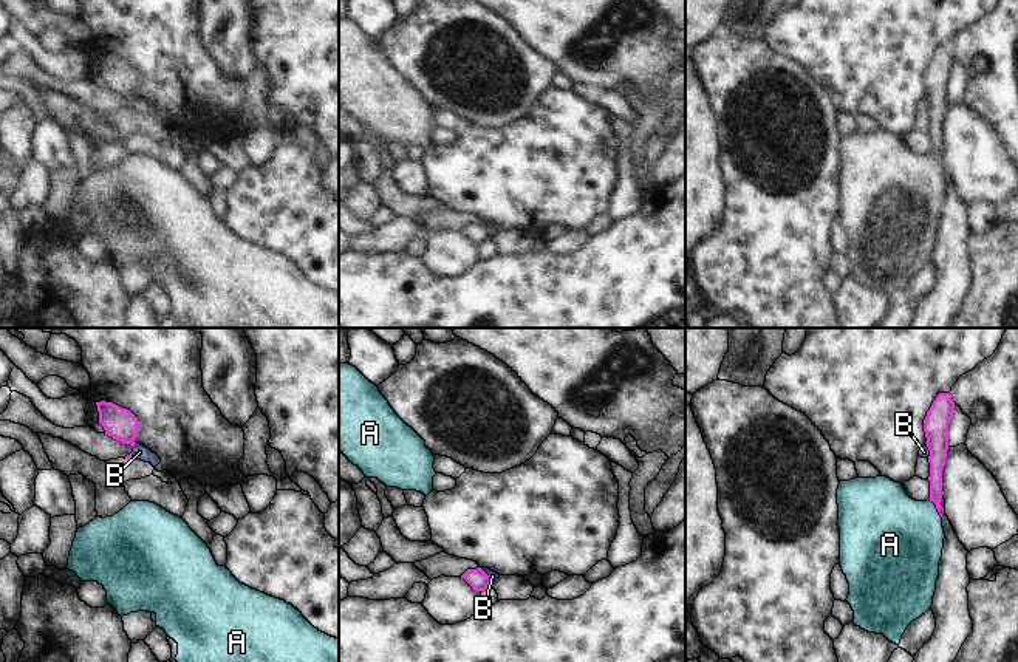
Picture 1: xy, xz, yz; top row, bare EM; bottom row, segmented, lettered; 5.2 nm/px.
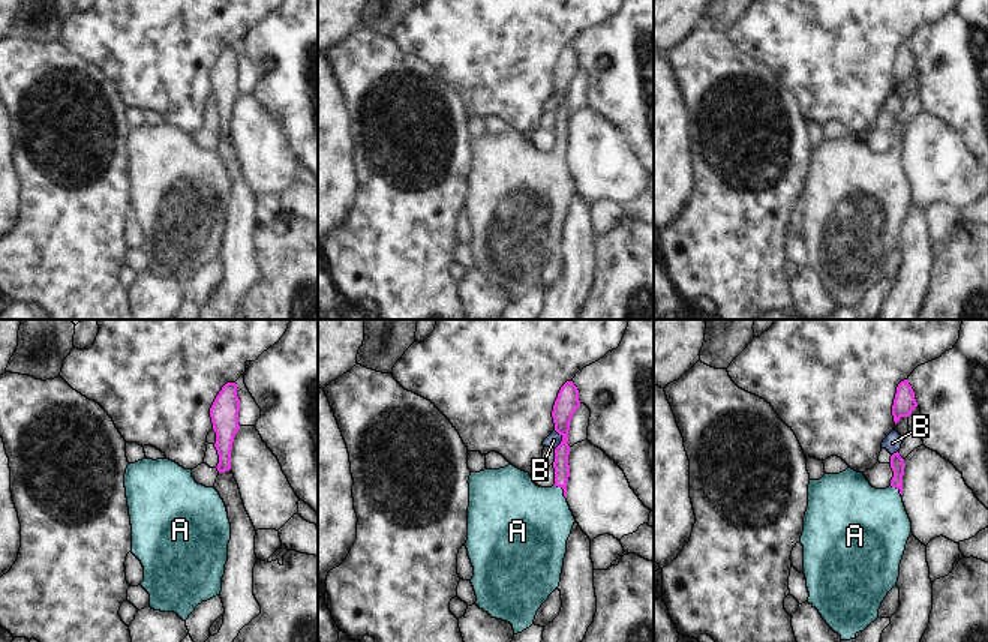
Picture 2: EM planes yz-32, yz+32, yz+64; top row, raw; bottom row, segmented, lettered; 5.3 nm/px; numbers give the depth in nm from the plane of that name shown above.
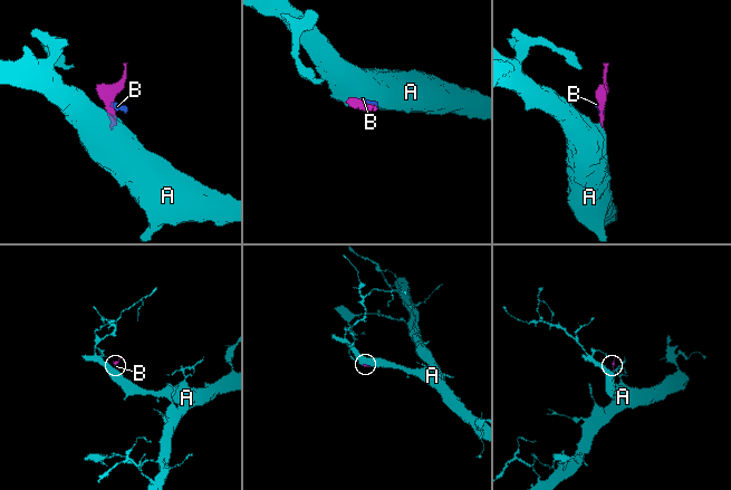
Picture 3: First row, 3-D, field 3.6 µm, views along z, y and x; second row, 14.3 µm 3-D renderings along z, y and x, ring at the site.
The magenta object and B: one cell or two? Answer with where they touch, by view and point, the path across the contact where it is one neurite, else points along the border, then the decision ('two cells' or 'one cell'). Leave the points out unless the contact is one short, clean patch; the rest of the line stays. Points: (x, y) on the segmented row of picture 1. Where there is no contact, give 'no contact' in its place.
contact xy (133, 446); border xy (135, 443), (133, 447); two cells

